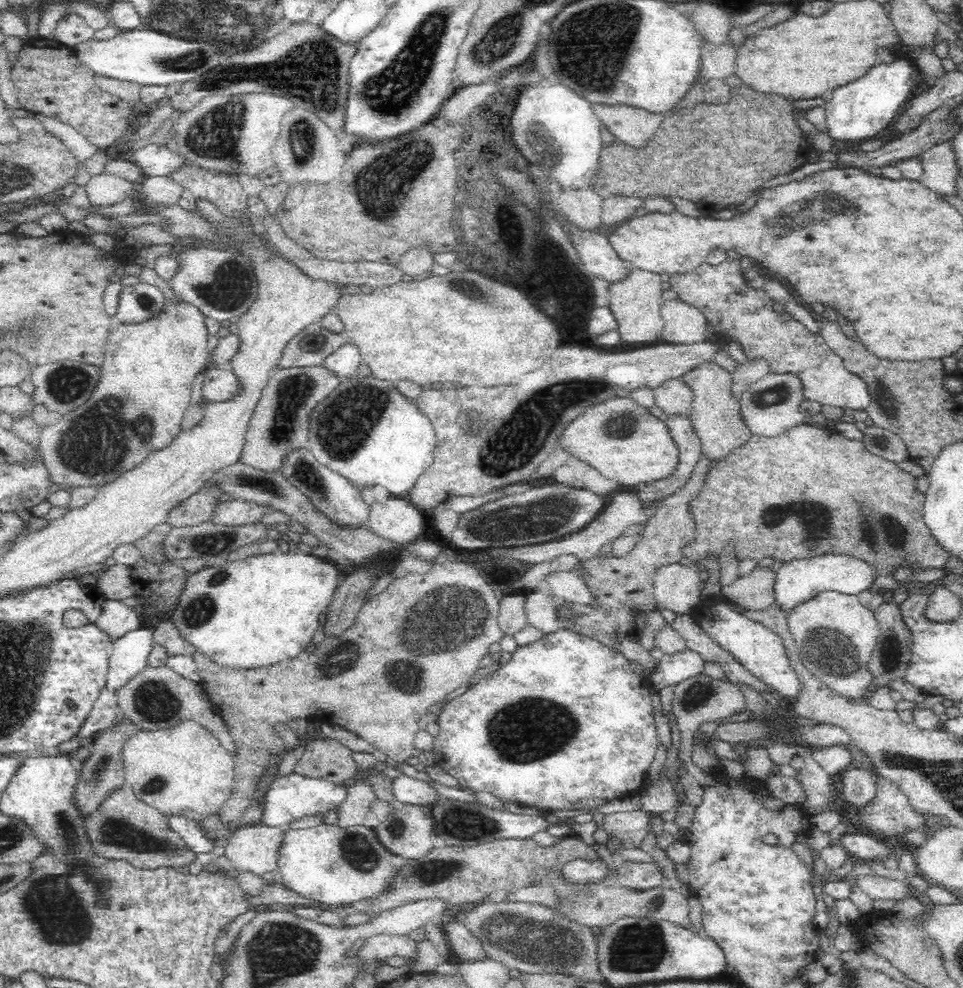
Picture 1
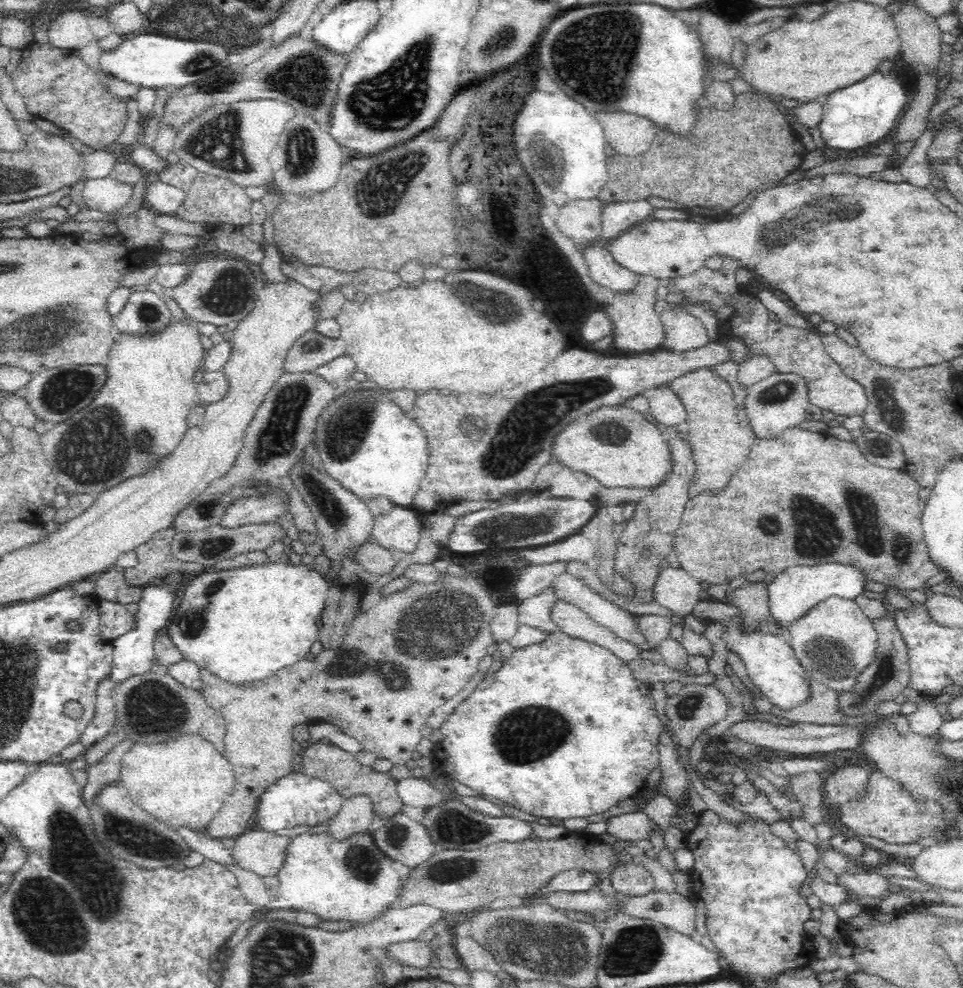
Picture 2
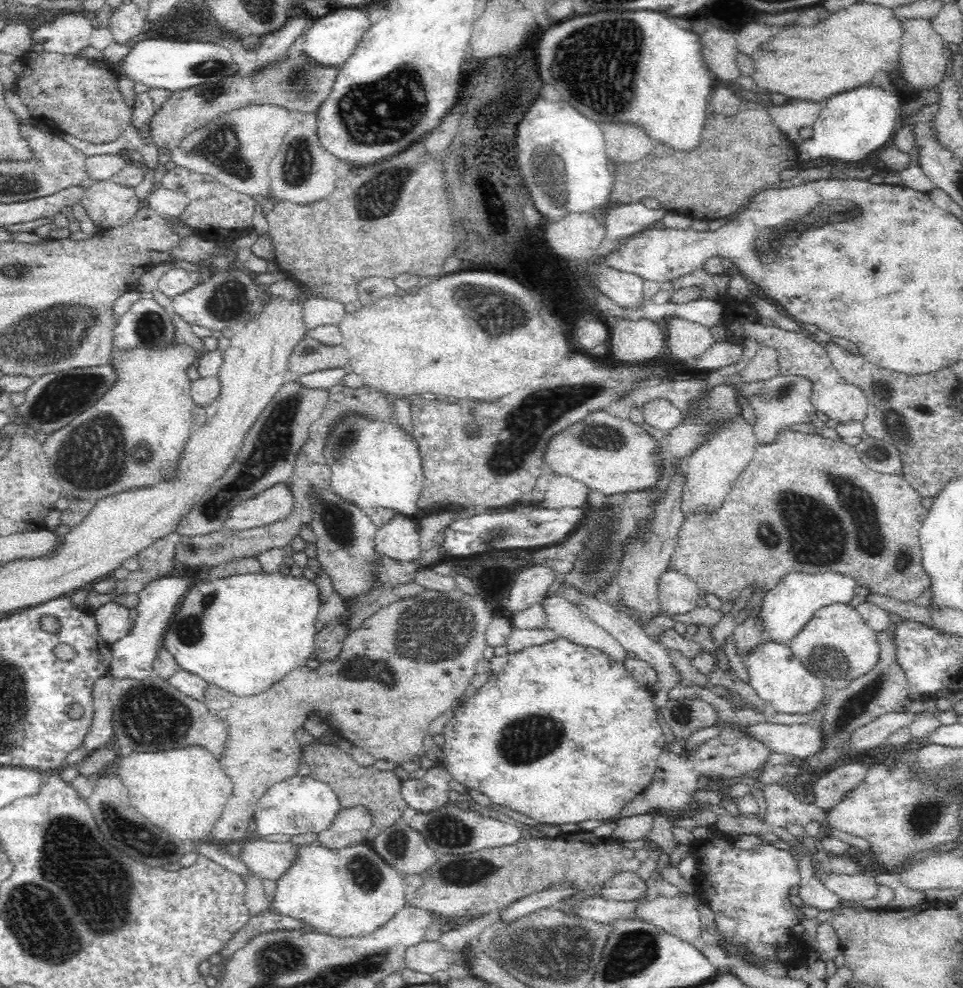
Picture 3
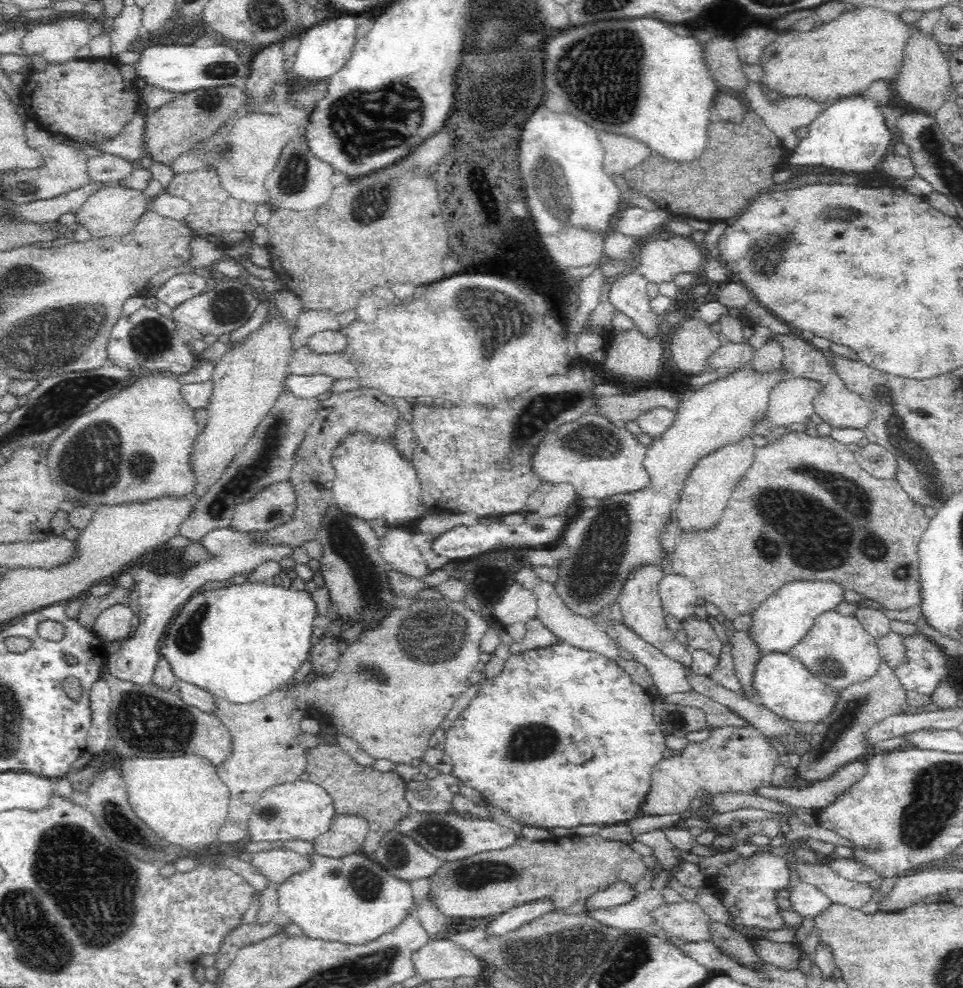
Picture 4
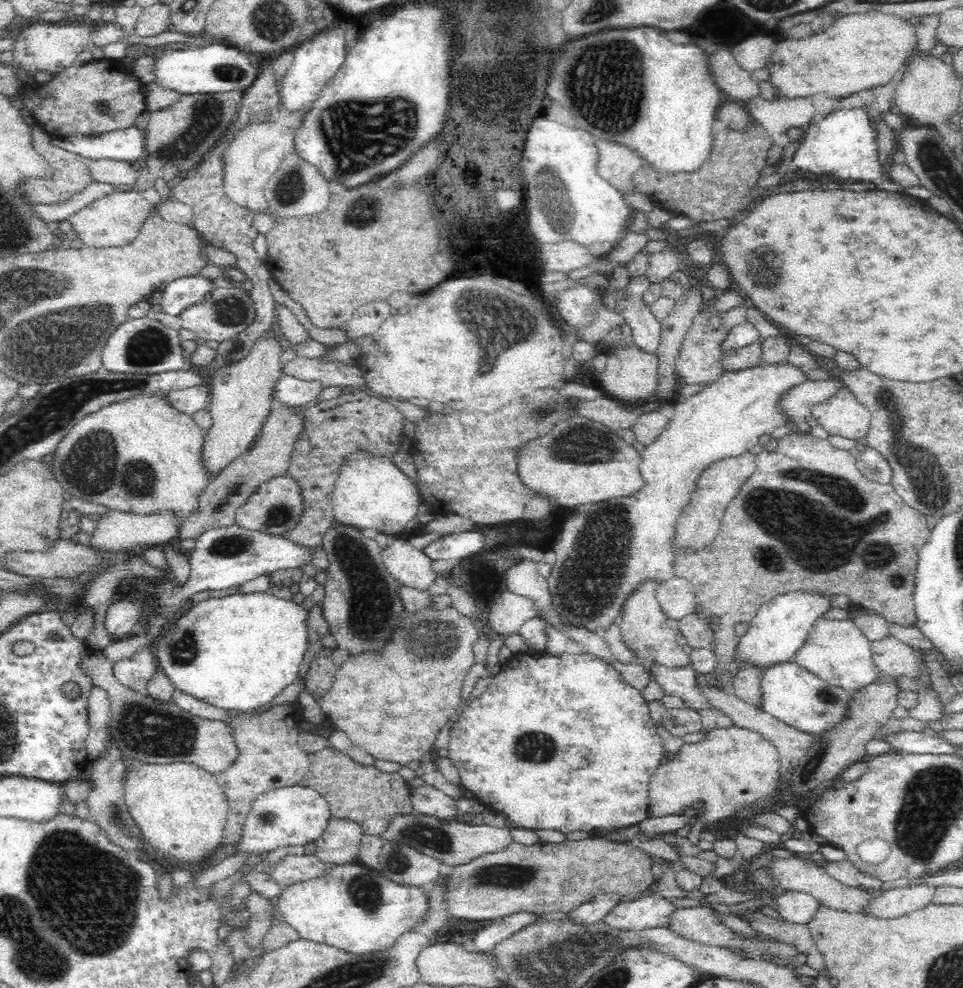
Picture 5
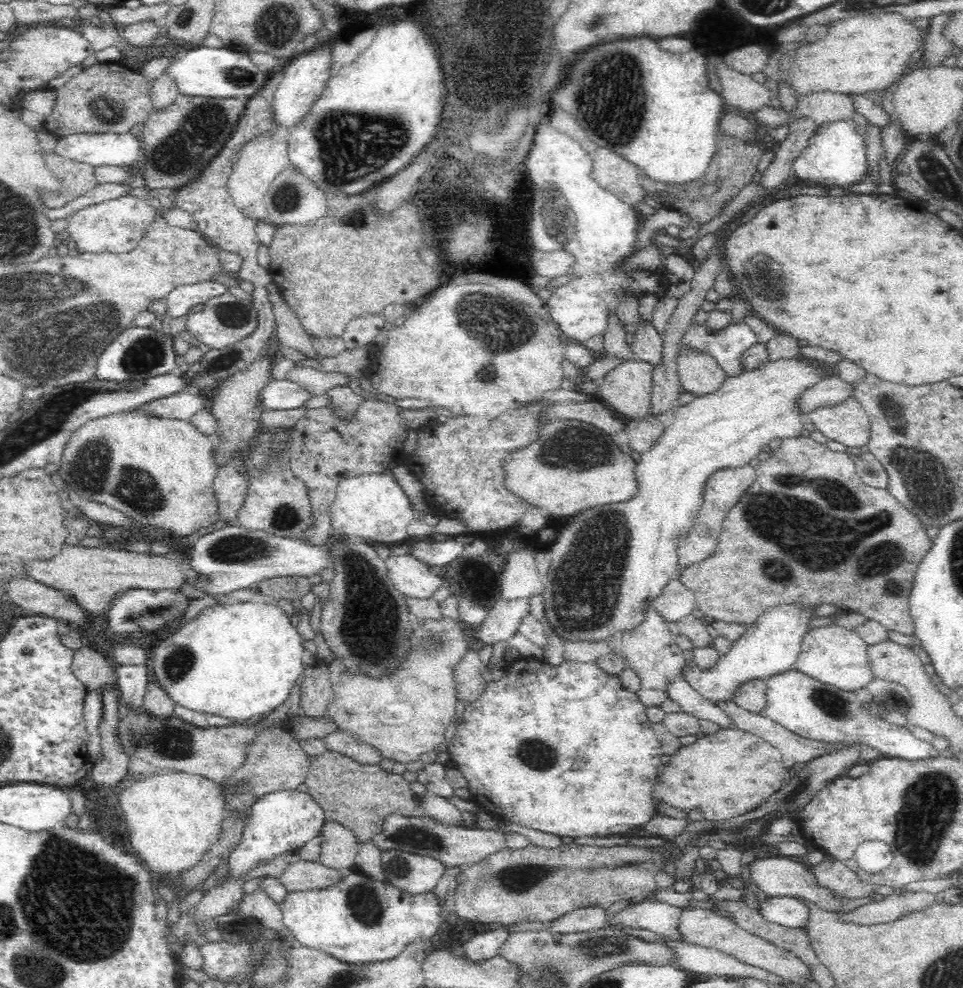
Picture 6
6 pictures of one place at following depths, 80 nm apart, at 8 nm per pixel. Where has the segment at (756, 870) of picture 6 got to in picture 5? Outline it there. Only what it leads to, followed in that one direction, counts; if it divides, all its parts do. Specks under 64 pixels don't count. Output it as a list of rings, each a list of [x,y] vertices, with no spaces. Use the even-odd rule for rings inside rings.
[[[794,856],[777,858],[769,862],[769,866],[772,867],[773,876],[778,878],[776,889],[782,889],[784,892],[806,891],[806,893],[812,894],[812,897],[816,897],[821,905],[830,908],[848,912],[860,912],[872,900],[871,891],[862,889],[862,887],[843,885],[837,878],[828,874],[828,871],[824,869],[821,863],[818,864],[808,858],[798,859],[798,857]]]

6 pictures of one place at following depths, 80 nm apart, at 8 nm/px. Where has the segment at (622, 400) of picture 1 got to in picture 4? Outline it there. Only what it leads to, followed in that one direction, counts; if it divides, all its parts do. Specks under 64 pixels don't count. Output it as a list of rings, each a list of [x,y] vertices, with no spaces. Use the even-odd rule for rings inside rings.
[[[596,404],[596,408],[594,408],[593,412],[584,414],[584,416],[581,416],[574,422],[566,422],[566,424],[560,426],[554,434],[548,434],[548,436],[546,436],[546,442],[540,446],[540,450],[536,450],[536,454],[534,454],[534,458],[532,458],[532,467],[534,467],[534,471],[540,475],[542,482],[547,482],[549,484],[547,487],[553,484],[560,484],[560,482],[570,482],[576,488],[576,491],[578,491],[578,497],[582,499],[594,497],[597,499],[608,500],[617,494],[628,494],[647,488],[651,484],[650,473],[648,473],[648,471],[646,471],[646,467],[644,467],[644,458],[648,447],[644,446],[644,444],[638,440],[638,436],[634,435],[630,429],[626,430],[623,425],[619,427],[618,425],[612,423],[608,417],[600,415],[600,413],[598,413],[597,406],[598,404]]]

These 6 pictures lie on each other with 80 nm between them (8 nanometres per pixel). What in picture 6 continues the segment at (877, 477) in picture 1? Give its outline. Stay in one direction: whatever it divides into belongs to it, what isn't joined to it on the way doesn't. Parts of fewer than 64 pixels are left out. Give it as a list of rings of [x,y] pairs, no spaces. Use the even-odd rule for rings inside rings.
[[[807,434],[797,437],[784,437],[776,450],[772,451],[766,460],[754,460],[756,478],[748,486],[738,502],[727,510],[724,528],[720,533],[718,544],[709,557],[688,563],[685,567],[678,567],[675,572],[676,578],[680,579],[694,591],[696,597],[695,606],[702,610],[704,619],[711,619],[725,622],[726,624],[747,624],[751,625],[758,615],[766,608],[782,601],[802,601],[808,605],[819,606],[821,604],[836,604],[842,612],[850,611],[862,614],[866,619],[874,619],[888,630],[893,630],[905,635],[914,633],[915,624],[910,613],[910,592],[915,579],[915,570],[922,555],[931,545],[926,533],[924,523],[910,511],[906,509],[888,488],[872,487],[858,477],[854,461],[845,452],[838,452],[828,448],[828,445],[820,443]]]

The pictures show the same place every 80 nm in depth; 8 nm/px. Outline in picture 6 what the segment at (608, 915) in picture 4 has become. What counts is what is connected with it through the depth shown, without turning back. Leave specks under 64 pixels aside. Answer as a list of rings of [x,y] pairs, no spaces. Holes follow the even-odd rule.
[[[653,897],[629,904],[626,908],[607,917],[607,924],[613,928],[642,928],[652,930],[672,939],[681,939],[678,932],[678,915],[683,907],[663,903]]]

